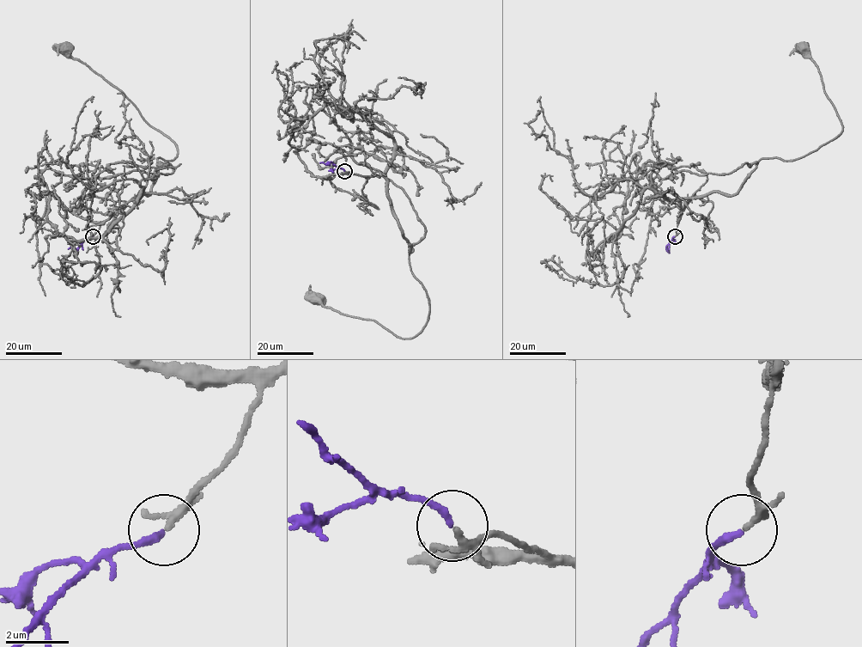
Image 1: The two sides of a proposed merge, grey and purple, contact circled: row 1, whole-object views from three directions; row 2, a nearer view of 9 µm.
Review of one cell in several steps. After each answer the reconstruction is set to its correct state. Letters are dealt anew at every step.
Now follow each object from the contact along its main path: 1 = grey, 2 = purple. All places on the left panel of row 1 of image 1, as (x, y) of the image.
1: (93, 235), (140, 192), (150, 192), (156, 159), (173, 160), (177, 148), (122, 92), (65, 48)
2: (93, 235), (77, 248), (68, 249)

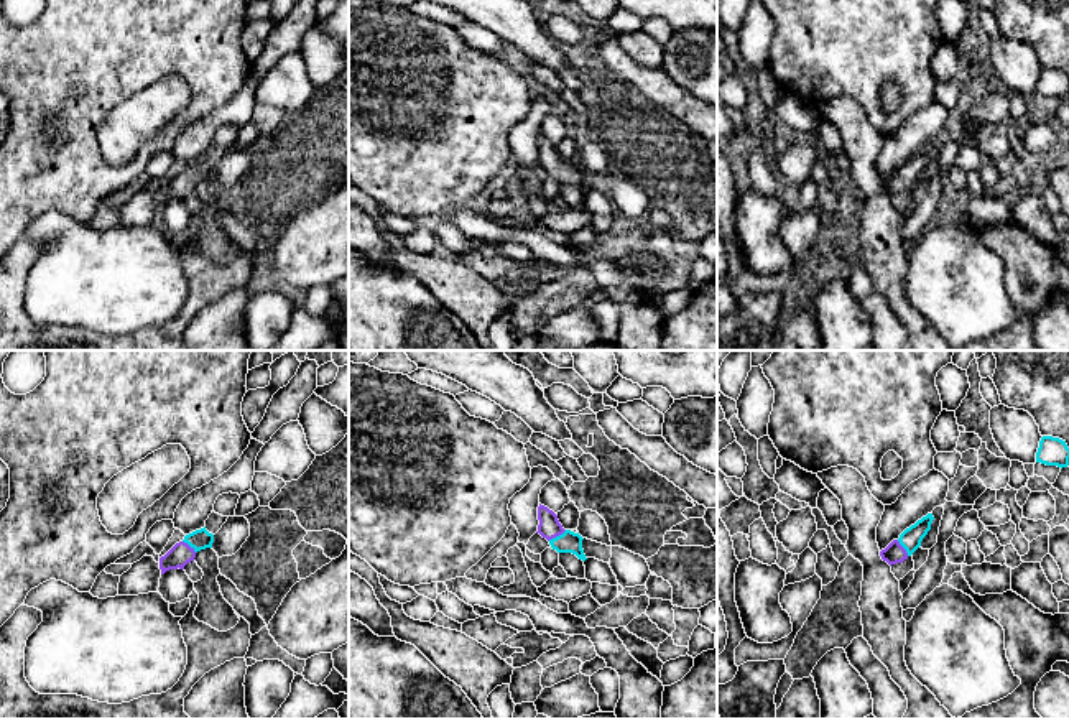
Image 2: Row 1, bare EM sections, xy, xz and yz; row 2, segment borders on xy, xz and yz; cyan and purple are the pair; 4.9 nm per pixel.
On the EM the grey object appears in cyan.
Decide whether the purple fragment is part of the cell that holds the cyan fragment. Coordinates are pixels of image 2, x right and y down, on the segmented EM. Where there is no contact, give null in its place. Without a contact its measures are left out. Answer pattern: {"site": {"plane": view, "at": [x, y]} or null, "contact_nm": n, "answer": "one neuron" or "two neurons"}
{"site": {"plane": "xz", "at": [556, 537]}, "contact_nm": 110, "answer": "one neuron"}

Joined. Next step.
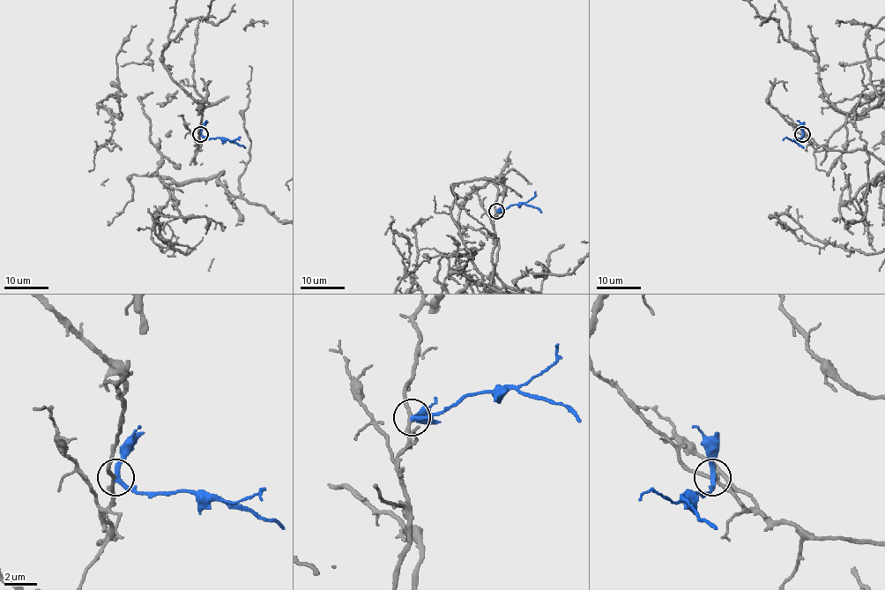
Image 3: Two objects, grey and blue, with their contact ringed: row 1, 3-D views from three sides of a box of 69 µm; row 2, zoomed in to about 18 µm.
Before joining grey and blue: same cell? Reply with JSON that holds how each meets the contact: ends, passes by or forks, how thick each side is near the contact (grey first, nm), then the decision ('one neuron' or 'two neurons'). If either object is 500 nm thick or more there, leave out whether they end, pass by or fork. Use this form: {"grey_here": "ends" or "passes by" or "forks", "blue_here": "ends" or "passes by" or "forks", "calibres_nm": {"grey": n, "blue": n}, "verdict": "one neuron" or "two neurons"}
{"grey_here": "passes by", "blue_here": "passes by", "calibres_nm": {"grey": 190, "blue": 280}, "verdict": "two neurons"}

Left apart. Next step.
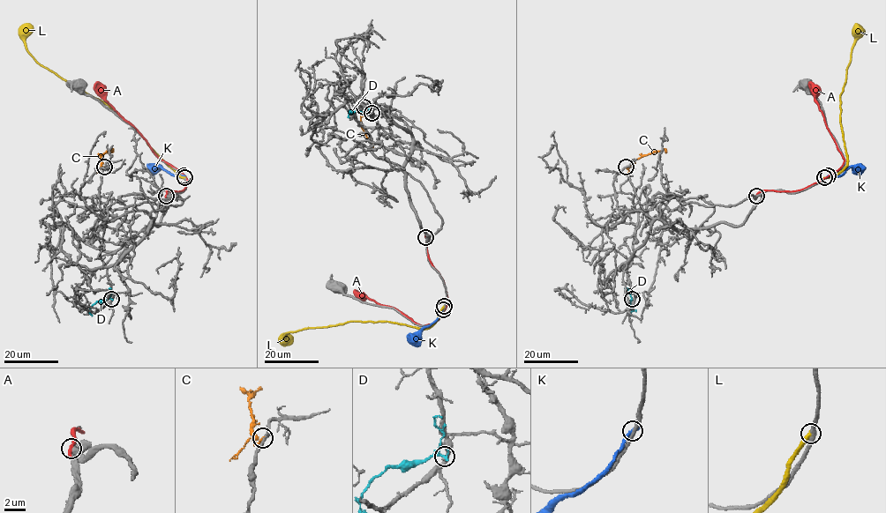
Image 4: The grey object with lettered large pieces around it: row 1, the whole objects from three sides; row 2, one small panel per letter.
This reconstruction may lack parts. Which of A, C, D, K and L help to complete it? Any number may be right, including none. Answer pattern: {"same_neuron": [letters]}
{"same_neuron": []}

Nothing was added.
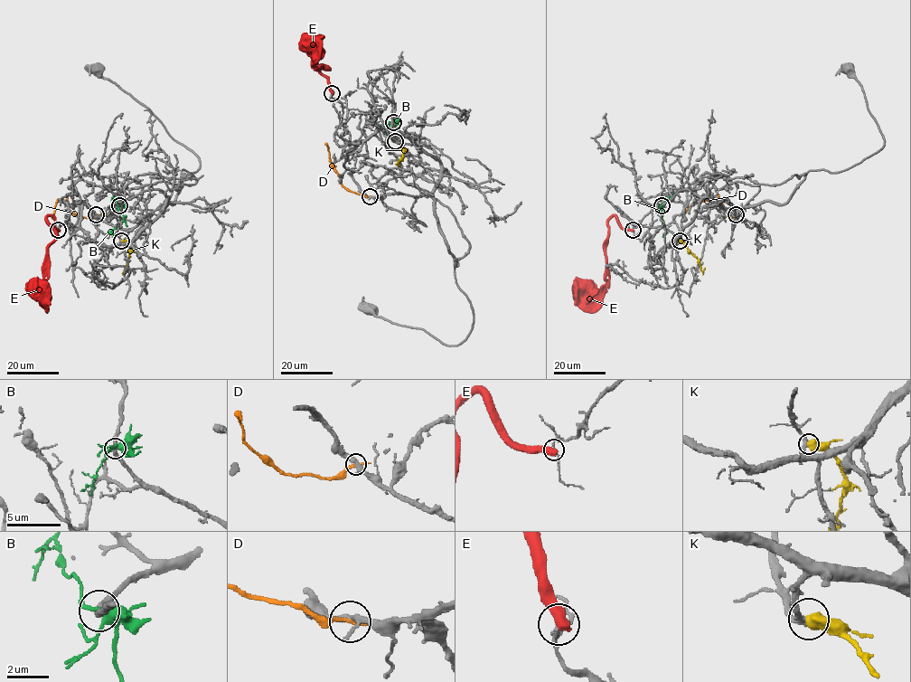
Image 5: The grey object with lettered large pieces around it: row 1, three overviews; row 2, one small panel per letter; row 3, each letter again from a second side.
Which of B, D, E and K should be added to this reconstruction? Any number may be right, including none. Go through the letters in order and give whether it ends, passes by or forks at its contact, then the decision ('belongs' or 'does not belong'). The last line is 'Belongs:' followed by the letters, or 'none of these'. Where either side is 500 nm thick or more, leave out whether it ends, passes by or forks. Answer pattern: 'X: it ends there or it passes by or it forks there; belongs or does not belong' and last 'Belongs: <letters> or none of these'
B: it forks there; does not belong
D: it ends there; does not belong
E: does not belong
K: belongs
Belongs: K

